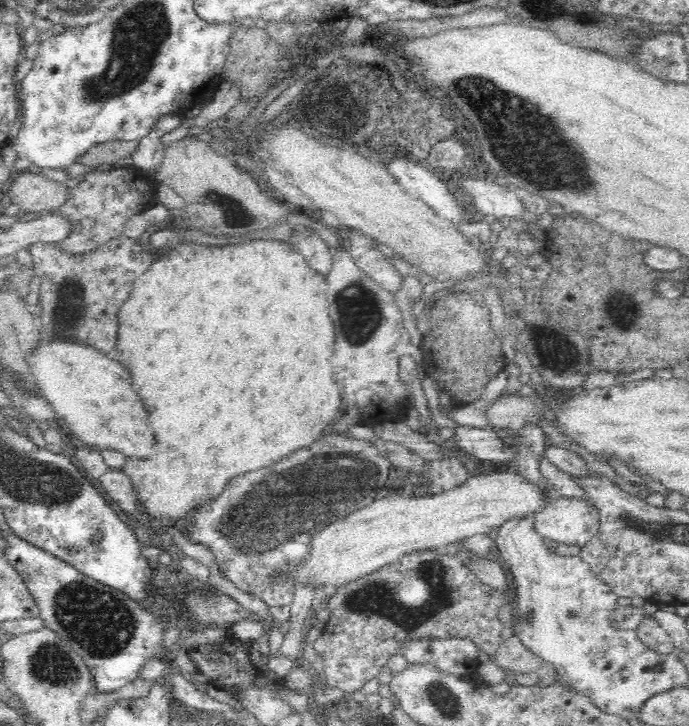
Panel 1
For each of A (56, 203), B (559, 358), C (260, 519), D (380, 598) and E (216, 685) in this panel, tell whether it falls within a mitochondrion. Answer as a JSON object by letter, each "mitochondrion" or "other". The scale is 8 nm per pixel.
{"A":"other","B":"mitochondrion","C":"mitochondrion","D":"mitochondrion","E":"other"}

